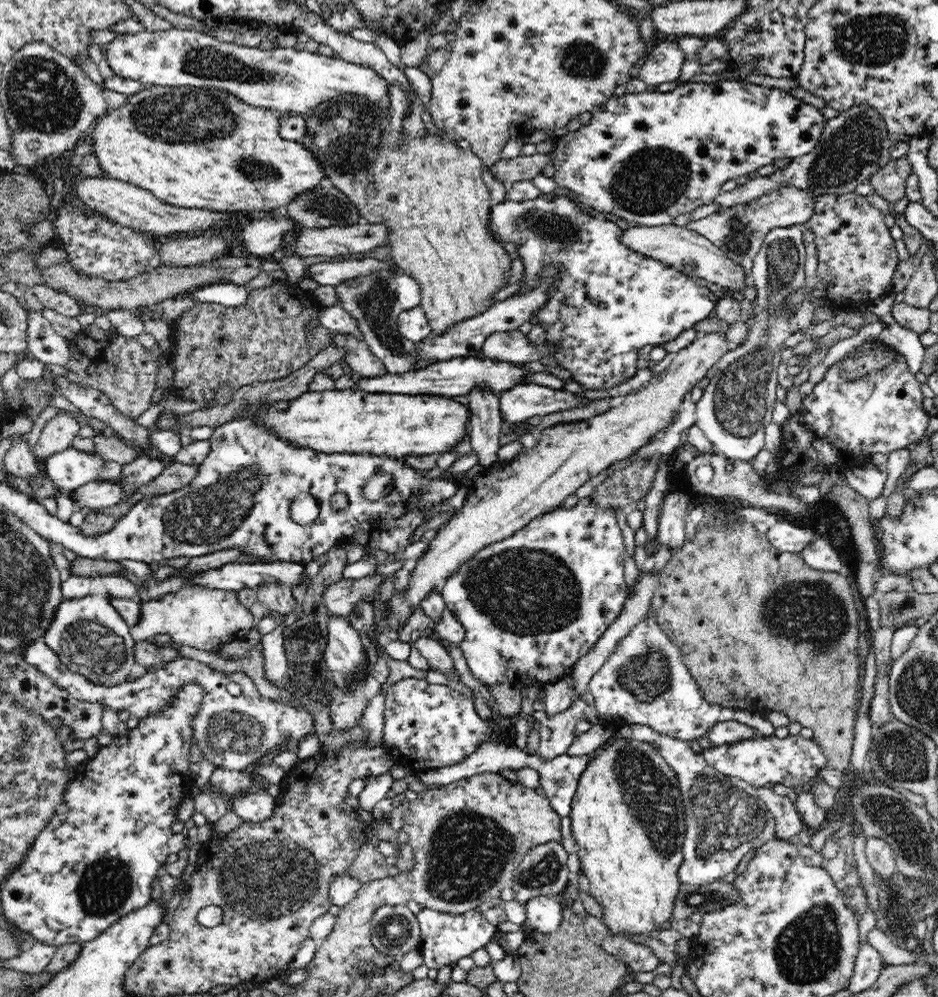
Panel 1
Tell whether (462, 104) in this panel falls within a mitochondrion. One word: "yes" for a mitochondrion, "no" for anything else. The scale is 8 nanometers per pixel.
no

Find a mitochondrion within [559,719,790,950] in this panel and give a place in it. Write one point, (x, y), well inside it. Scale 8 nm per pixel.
(724, 819)

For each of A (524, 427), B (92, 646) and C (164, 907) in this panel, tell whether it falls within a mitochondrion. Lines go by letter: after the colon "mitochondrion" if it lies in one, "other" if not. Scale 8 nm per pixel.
A: other
B: mitochondrion
C: other

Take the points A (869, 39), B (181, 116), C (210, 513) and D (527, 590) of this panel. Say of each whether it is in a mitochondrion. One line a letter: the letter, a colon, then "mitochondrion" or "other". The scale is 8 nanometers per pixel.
A: mitochondrion
B: mitochondrion
C: mitochondrion
D: mitochondrion

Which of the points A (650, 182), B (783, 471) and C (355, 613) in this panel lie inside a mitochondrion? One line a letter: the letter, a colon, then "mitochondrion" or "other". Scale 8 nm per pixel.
A: mitochondrion
B: other
C: other

